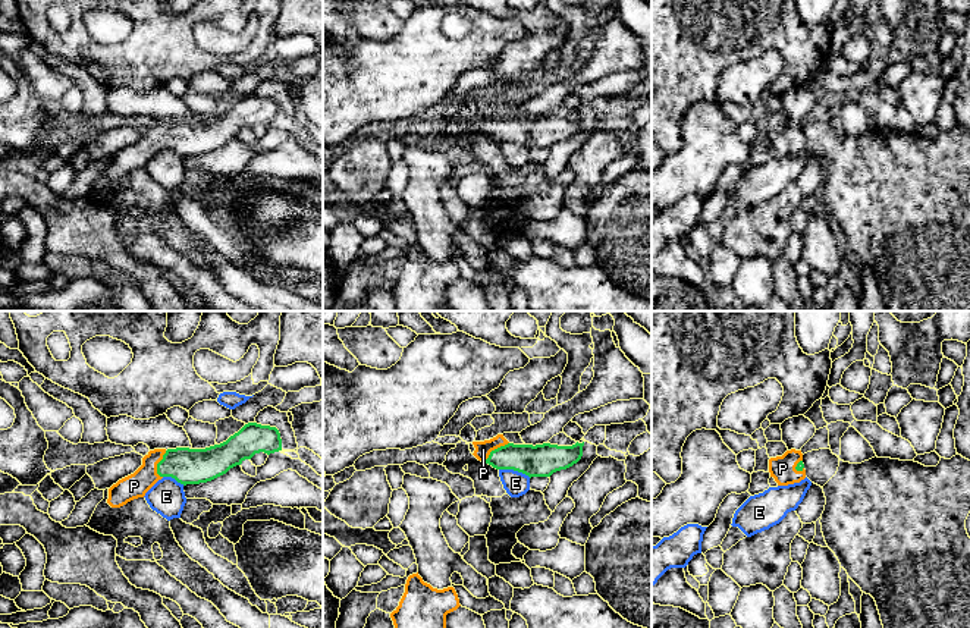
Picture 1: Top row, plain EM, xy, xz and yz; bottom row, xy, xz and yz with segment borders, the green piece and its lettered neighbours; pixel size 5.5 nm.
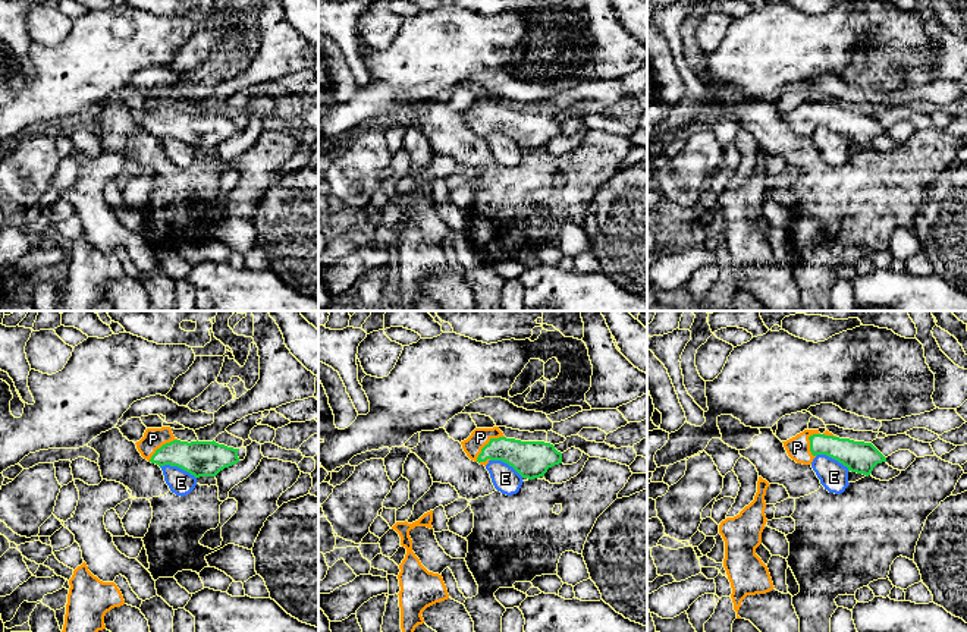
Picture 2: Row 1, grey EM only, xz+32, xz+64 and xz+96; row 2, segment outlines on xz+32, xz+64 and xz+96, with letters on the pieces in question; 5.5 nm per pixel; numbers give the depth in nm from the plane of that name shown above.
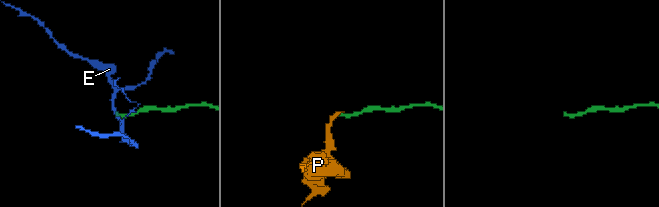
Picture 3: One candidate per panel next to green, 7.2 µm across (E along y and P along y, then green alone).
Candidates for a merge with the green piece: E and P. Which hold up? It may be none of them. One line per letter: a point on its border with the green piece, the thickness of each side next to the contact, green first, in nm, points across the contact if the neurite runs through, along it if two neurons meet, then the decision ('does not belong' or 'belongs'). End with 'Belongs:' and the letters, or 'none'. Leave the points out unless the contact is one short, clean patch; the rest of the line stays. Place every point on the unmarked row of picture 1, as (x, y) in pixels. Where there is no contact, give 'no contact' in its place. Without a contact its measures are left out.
E: xz (515, 141) | 180/130 nm | along xz (499, 140), (512, 140), (530, 148) | does not belong
P: xy (157, 135) | 190/140 nm | across xy (187, 137), (157, 135), (134, 157) | belongs
Belongs: P

